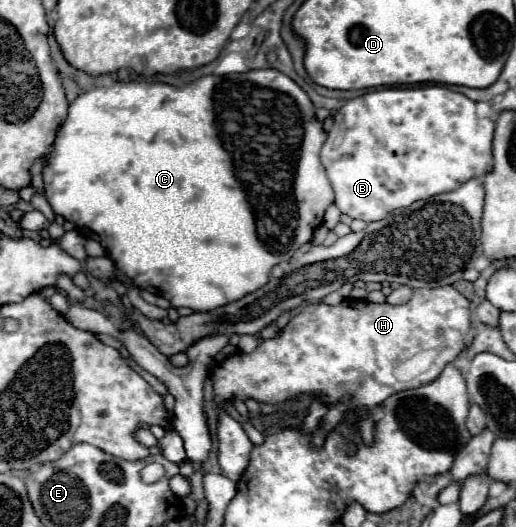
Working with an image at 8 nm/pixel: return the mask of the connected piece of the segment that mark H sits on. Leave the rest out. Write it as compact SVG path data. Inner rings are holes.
M437 287L437 289L415 289L413 297L403 305L389 303L369 303L357 299L345 299L339 305L307 305L301 309L287 327L273 339L265 339L251 353L235 353L221 361L213 371L211 379L215 385L215 397L219 405L233 399L257 399L265 403L279 403L299 393L319 393L323 399L333 405L343 395L351 395L351 407L357 411L359 419L365 415L363 409L373 409L391 397L397 389L395 371L409 359L417 355L427 355L431 361L447 349L447 363L457 359L457 355L465 349L471 329L471 303L453 287Z

